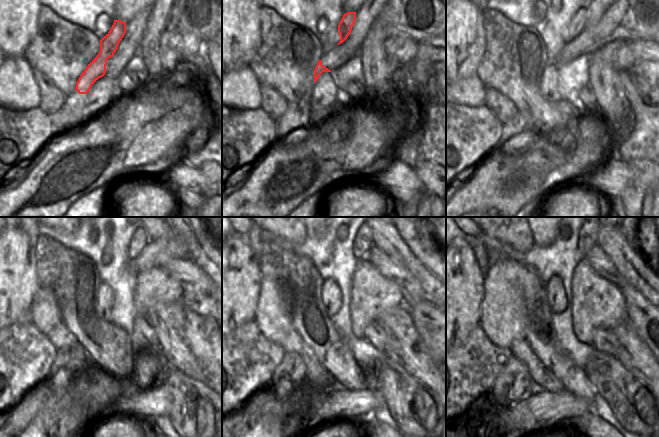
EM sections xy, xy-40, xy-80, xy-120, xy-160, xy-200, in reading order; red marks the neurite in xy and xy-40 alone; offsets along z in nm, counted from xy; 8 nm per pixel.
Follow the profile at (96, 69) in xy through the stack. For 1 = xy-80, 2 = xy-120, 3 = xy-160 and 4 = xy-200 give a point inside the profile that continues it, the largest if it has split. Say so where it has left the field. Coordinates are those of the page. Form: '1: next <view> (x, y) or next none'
1: next xy-80 (579, 22)
2: next xy-120 (139, 240)
3: next xy-160 (363, 243)
4: next xy-200 (587, 238)

